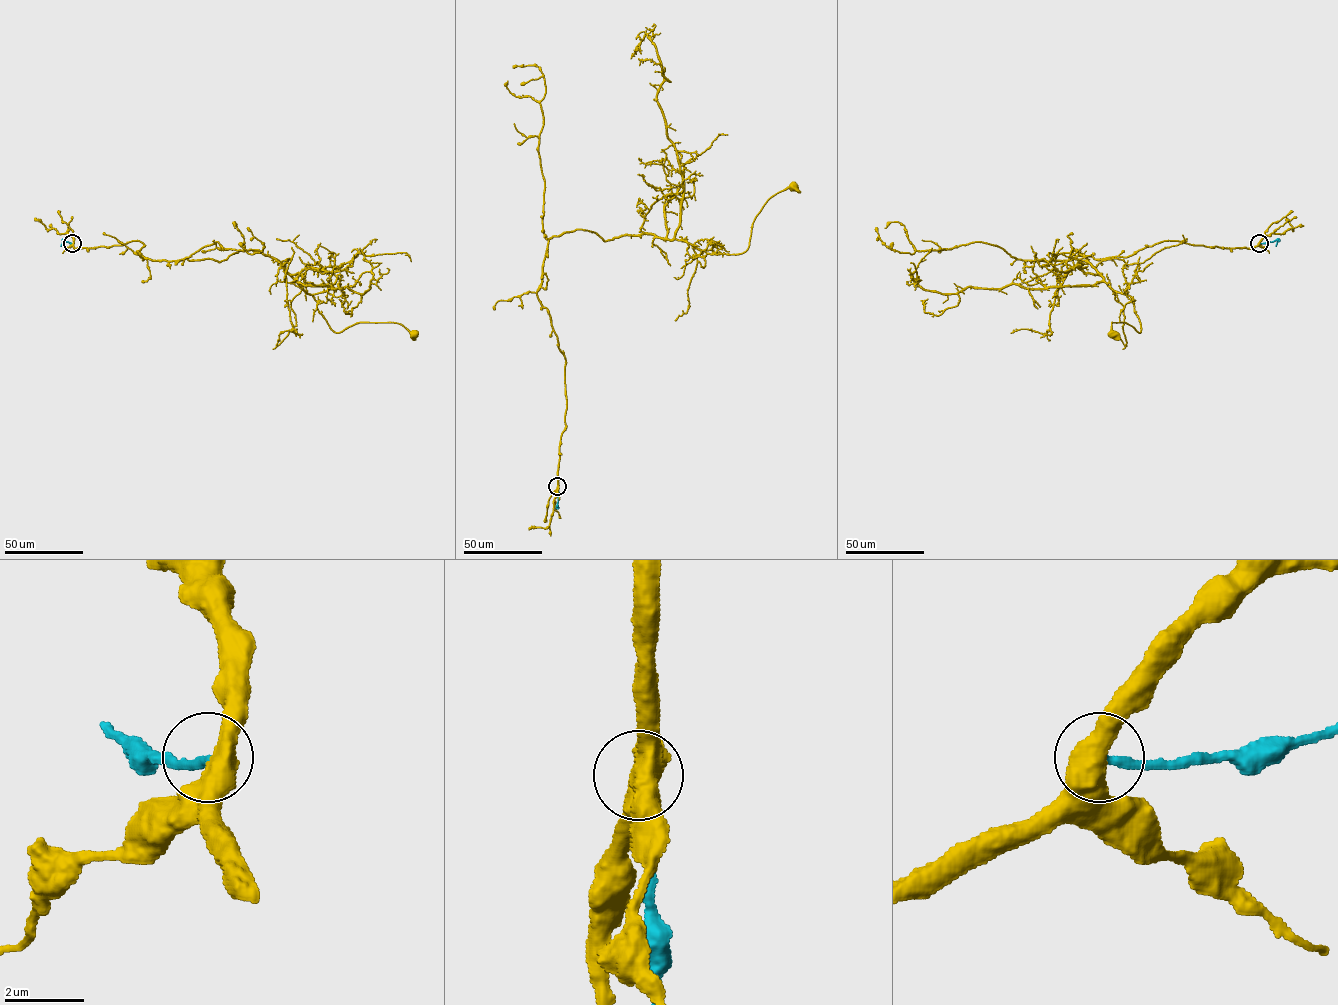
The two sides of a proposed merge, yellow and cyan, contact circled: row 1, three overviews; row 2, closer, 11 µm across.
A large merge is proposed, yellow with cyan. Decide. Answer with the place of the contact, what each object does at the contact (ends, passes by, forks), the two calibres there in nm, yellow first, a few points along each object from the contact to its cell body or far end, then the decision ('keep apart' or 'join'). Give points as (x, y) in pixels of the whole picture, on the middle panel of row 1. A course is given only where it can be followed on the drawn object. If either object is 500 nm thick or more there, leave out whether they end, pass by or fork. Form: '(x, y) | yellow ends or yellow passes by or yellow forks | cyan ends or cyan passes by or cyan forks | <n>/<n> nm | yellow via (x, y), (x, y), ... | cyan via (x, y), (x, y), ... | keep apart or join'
(557, 486) | 600/200 nm | yellow via (557, 486), (565, 359), (537, 293), (550, 239), (653, 233), (742, 253), (764, 205), (793, 186) | cyan via (557, 486), (557, 506) | keep apart

